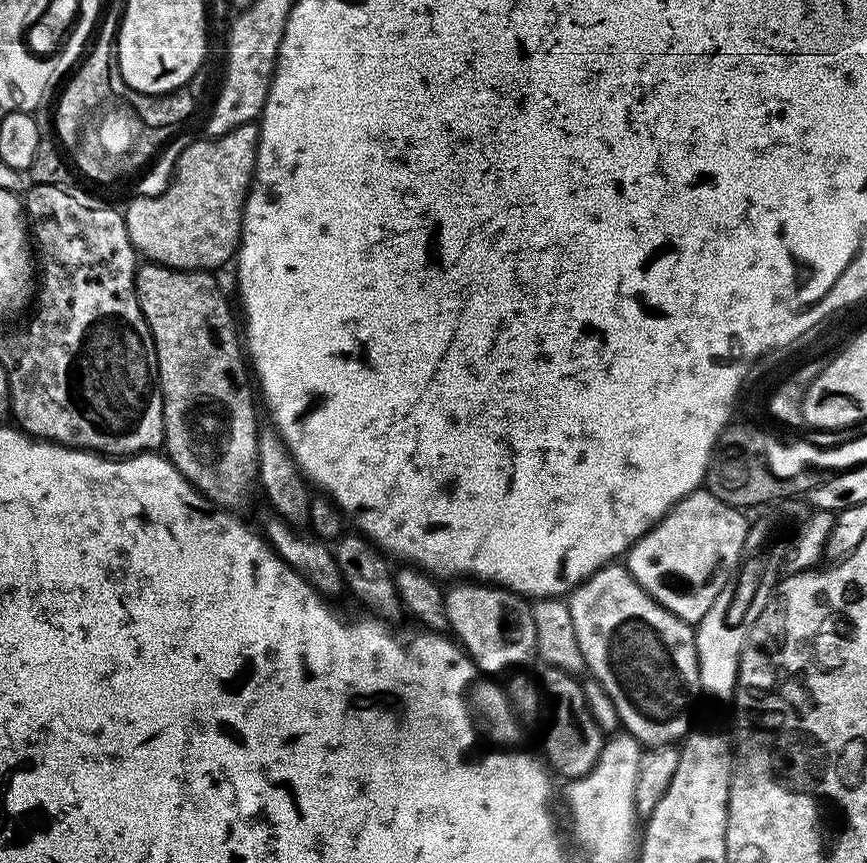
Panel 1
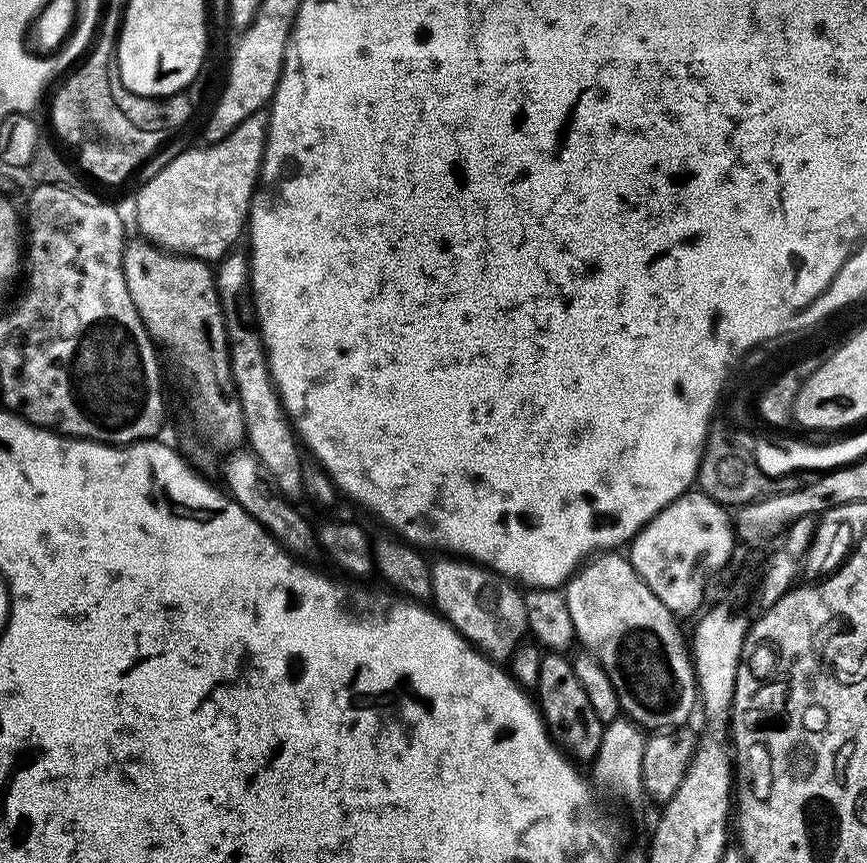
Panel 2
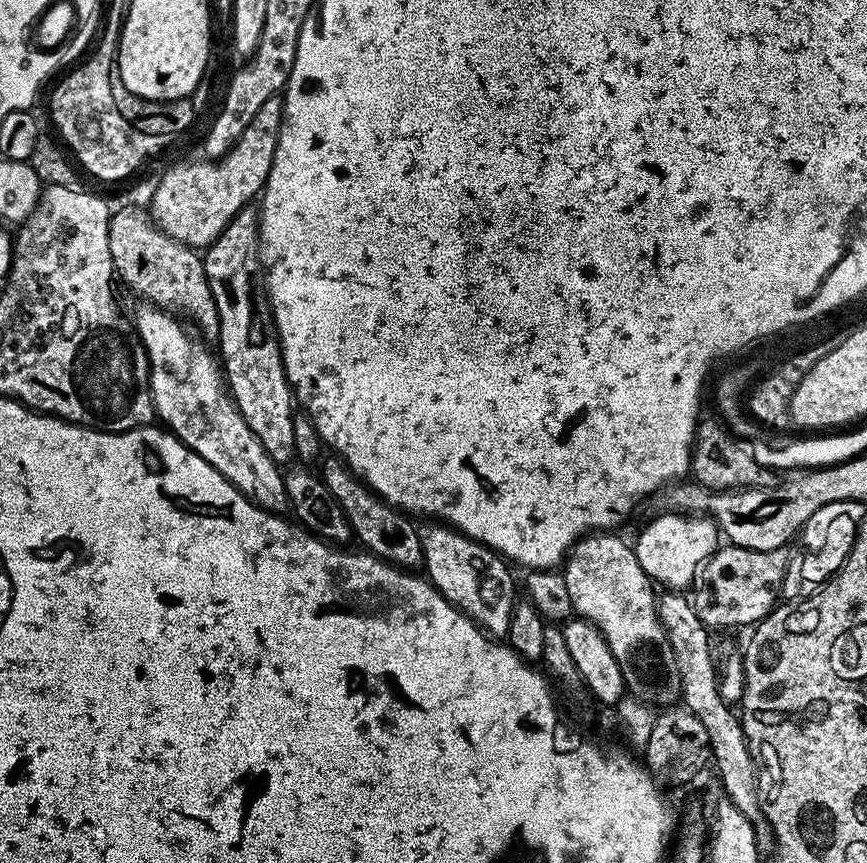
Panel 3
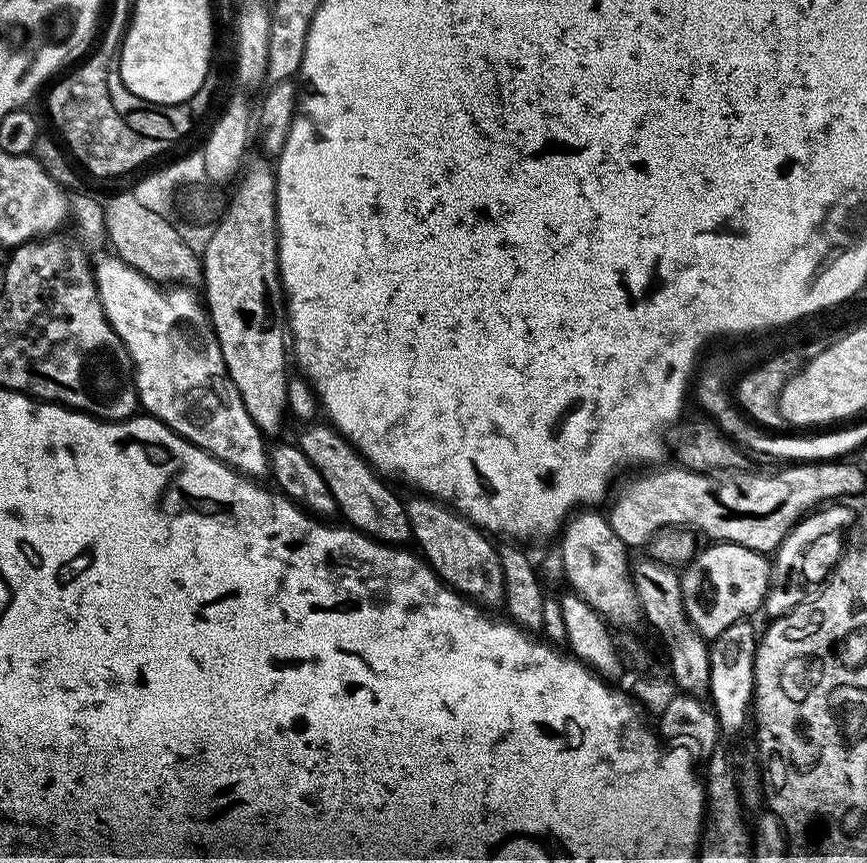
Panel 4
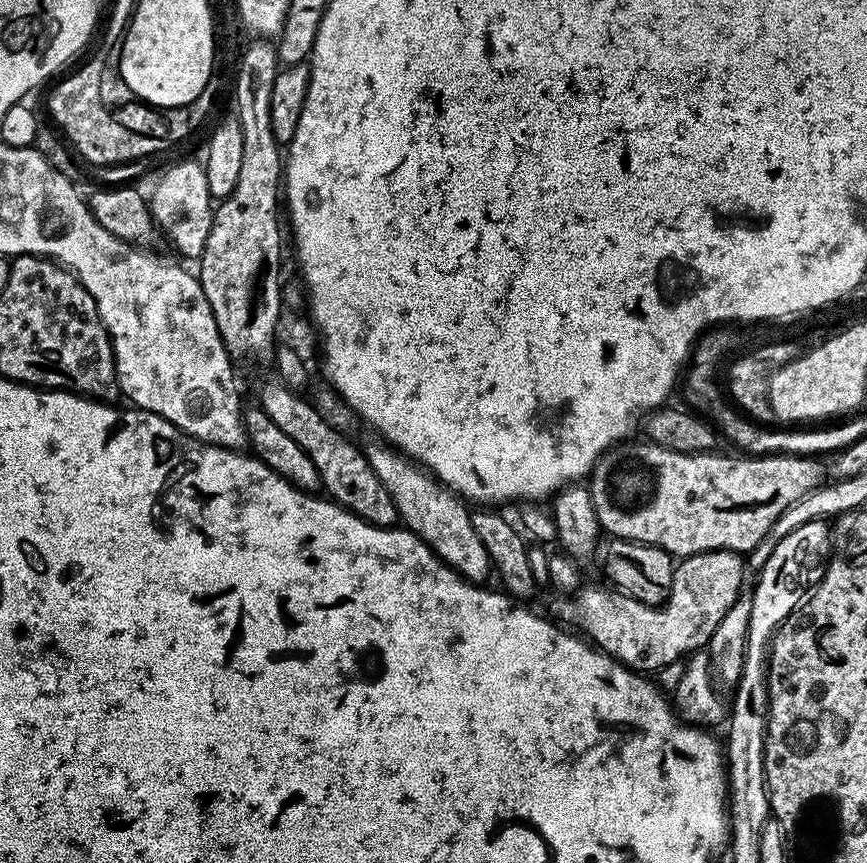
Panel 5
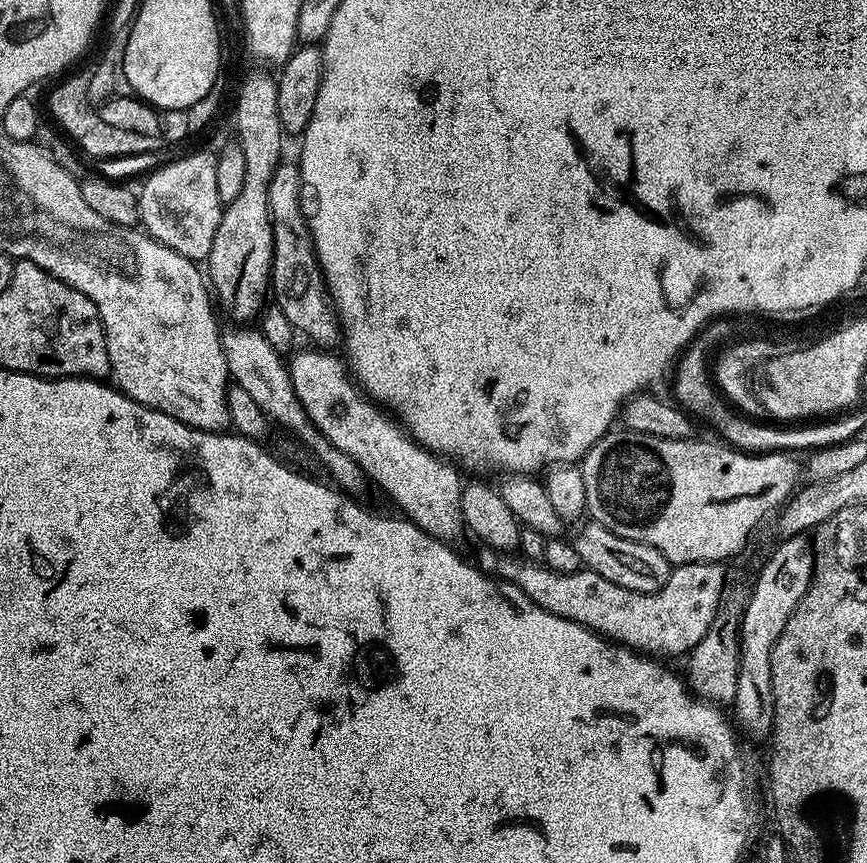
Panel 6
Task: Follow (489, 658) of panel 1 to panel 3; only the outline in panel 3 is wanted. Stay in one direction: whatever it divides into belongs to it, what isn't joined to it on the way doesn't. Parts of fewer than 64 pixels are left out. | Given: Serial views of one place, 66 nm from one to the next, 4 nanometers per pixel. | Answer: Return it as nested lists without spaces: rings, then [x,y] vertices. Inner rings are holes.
[[[425,524],[428,525],[420,528],[420,541],[424,555],[422,568],[426,579],[442,594],[442,598],[446,598],[462,614],[469,616],[489,637],[507,637],[512,608],[518,599],[518,584],[517,581],[516,584],[512,581],[513,569],[509,561],[494,549],[471,540],[448,524]]]

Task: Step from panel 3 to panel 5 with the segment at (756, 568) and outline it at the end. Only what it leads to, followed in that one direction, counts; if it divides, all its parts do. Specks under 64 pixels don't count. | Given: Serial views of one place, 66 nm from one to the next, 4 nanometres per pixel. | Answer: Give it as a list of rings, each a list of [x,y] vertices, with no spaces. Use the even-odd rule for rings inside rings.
[[[699,552],[685,556],[675,565],[673,585],[664,604],[646,605],[615,587],[599,588],[592,584],[581,587],[571,598],[560,598],[556,612],[561,621],[569,620],[581,628],[579,631],[590,638],[591,643],[605,656],[613,656],[620,664],[641,674],[656,674],[660,668],[675,660],[683,660],[693,652],[701,651],[718,629],[718,624],[726,617],[726,612],[735,604],[739,592],[746,585],[746,560],[739,552]]]

